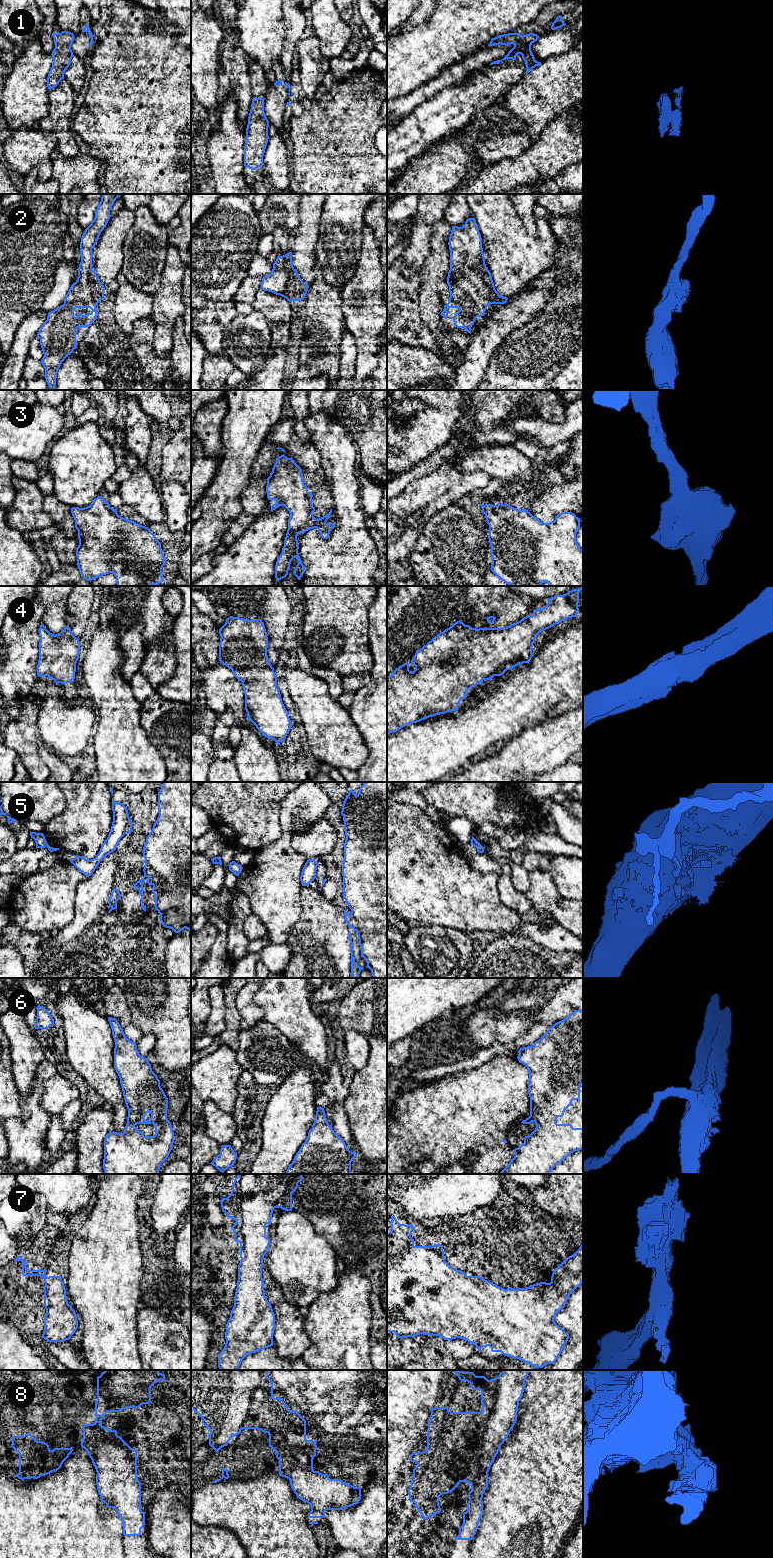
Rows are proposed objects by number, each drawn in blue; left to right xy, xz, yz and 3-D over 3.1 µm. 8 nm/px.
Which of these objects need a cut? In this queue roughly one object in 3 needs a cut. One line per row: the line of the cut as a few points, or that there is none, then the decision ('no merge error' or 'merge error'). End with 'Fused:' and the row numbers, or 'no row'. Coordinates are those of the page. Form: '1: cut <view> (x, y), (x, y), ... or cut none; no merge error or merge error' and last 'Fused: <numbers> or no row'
1: cut yz (519, 34), (519, 39), (523, 44), (531, 44); merge error
2: cut none; no merge error
3: cut none; no merge error
4: cut none; no merge error
5: cut none; no merge error
6: cut none; no merge error
7: cut none; no merge error
8: cut yz (482, 1412), (486, 1422), (483, 1450), (475, 1462), (470, 1483); merge error
Fused: 1, 8

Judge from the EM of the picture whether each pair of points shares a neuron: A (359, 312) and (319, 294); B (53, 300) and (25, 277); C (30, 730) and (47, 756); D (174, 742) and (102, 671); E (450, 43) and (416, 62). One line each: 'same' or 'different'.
A: different
B: different
C: different
D: different
E: same

